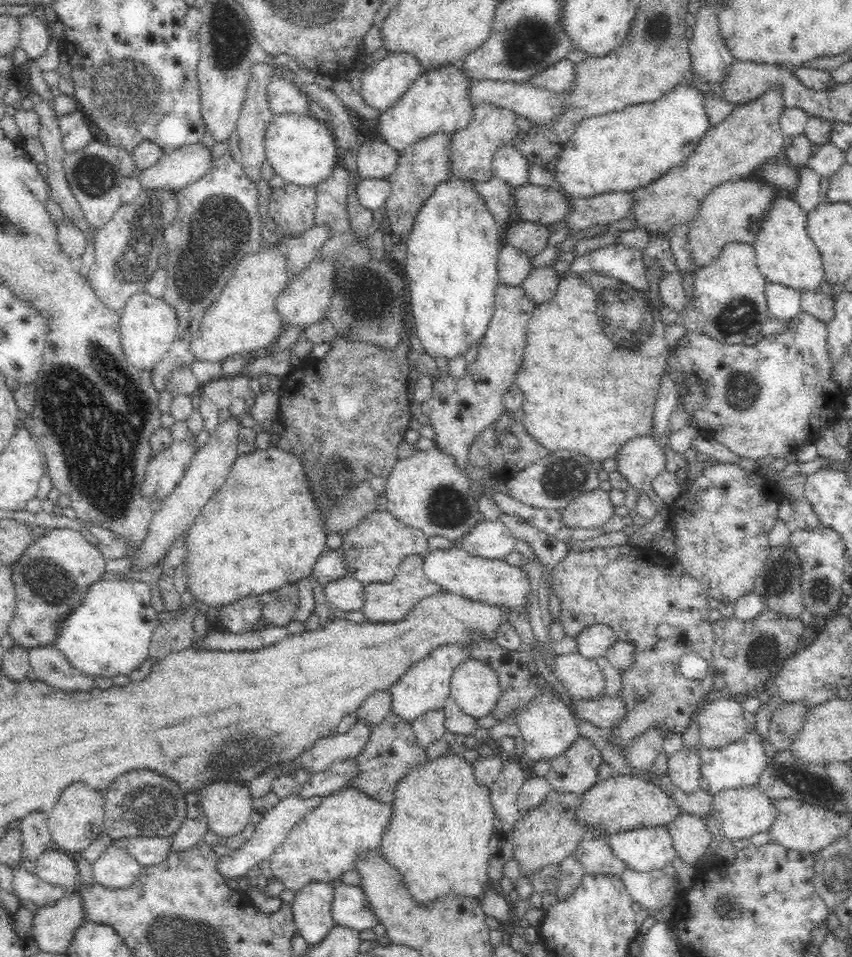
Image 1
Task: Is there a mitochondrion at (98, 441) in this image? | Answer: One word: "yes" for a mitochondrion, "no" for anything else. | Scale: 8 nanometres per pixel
yes

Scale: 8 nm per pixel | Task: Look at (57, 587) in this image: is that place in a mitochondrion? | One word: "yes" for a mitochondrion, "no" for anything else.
yes

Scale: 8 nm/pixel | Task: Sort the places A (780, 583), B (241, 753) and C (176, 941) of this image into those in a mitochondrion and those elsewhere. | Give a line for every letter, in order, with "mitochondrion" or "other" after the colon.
A: mitochondrion
B: mitochondrion
C: mitochondrion

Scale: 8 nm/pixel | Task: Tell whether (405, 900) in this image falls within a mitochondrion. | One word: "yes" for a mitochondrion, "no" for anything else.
no

